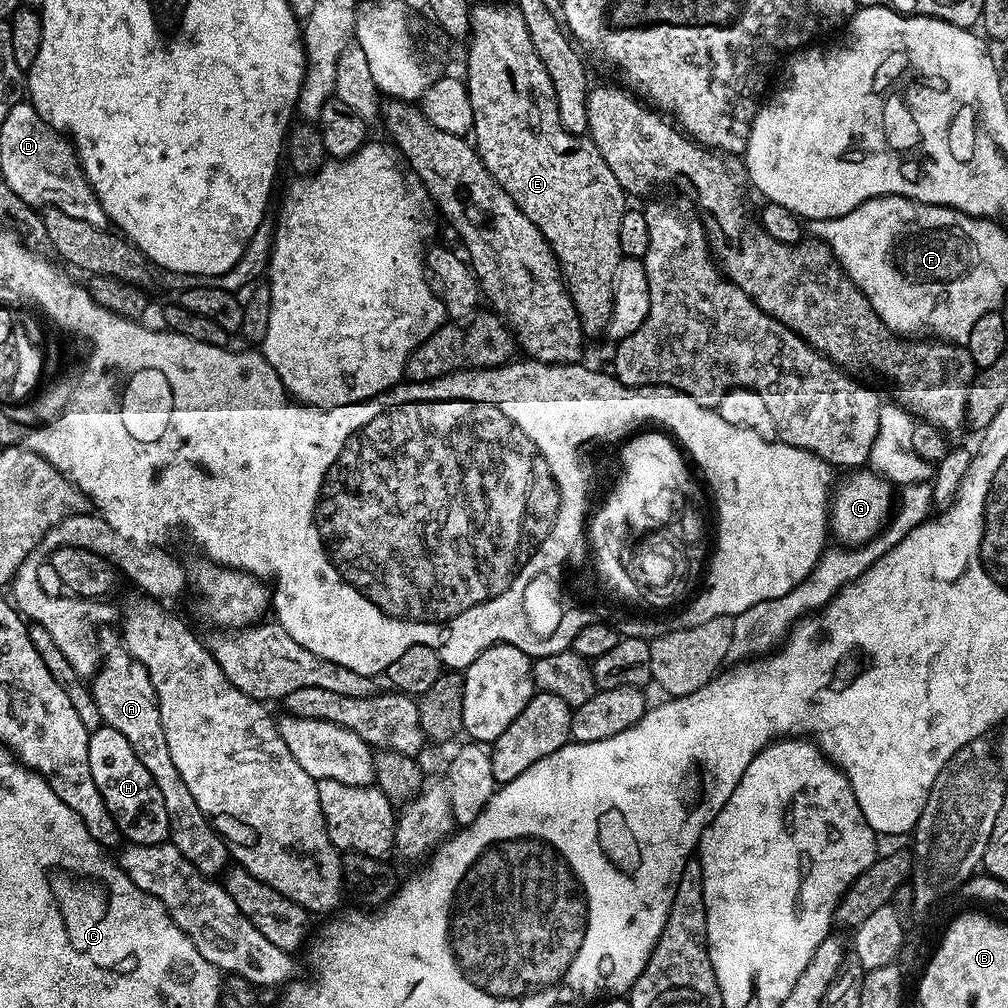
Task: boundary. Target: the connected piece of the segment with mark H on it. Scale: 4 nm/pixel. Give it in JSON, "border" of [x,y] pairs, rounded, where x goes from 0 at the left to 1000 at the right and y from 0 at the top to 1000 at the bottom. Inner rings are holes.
{"border":[[[101,718],[99,722],[88,727],[86,744],[88,745],[89,768],[92,769],[93,778],[97,780],[98,787],[101,788],[105,802],[109,804],[114,817],[119,823],[120,830],[126,835],[135,838],[157,838],[168,832],[167,809],[161,804],[161,795],[157,780],[152,779],[152,772],[145,760],[141,759],[133,742],[124,731],[112,721]]]}

